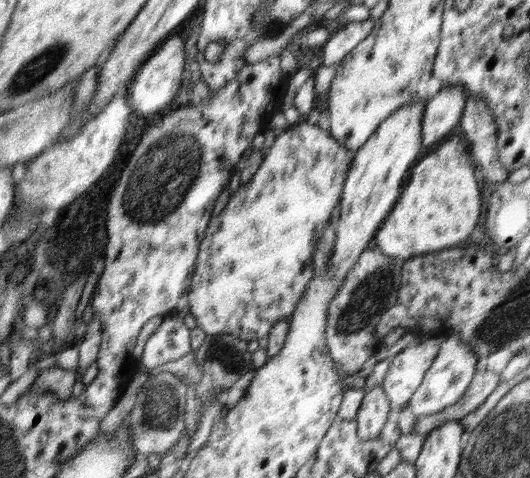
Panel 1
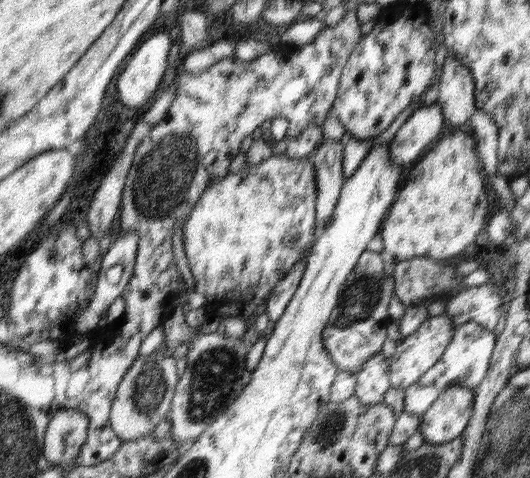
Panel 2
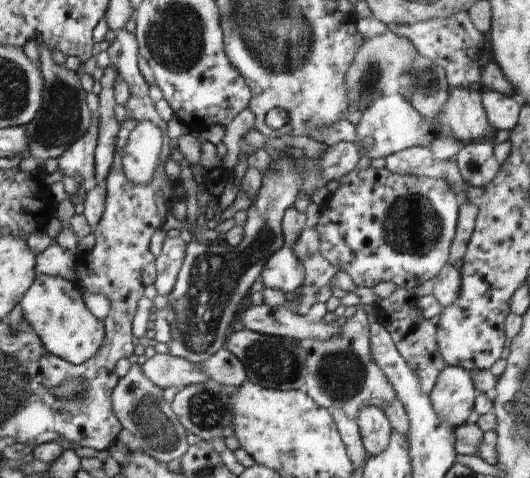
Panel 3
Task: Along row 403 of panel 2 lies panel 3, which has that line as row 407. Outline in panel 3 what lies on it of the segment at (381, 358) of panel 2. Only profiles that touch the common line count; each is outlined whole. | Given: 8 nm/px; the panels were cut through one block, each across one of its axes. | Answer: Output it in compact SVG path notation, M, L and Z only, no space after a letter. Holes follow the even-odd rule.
M363 405L355 422L358 424L367 457L378 455L386 450L393 430L389 419L380 407Z

